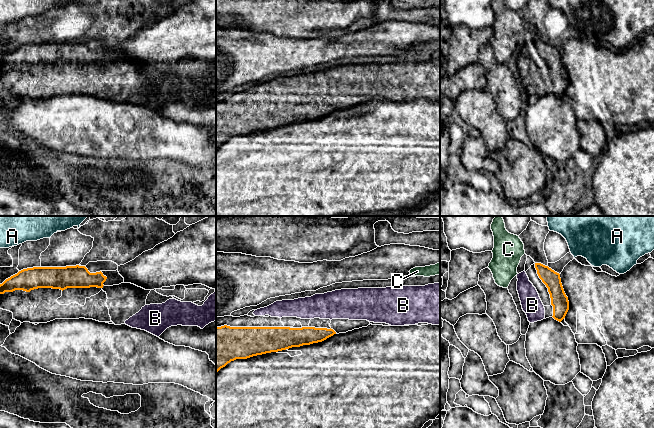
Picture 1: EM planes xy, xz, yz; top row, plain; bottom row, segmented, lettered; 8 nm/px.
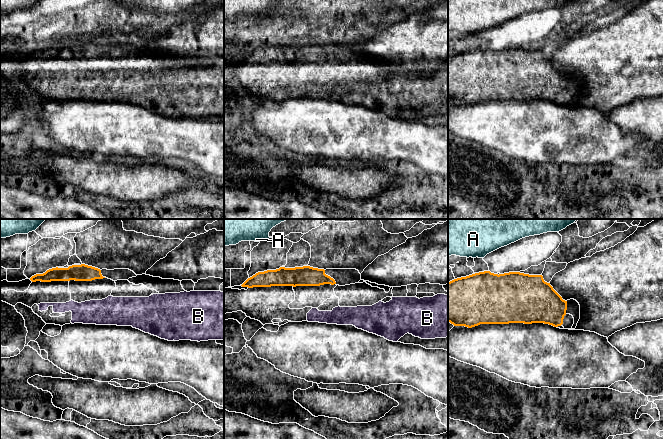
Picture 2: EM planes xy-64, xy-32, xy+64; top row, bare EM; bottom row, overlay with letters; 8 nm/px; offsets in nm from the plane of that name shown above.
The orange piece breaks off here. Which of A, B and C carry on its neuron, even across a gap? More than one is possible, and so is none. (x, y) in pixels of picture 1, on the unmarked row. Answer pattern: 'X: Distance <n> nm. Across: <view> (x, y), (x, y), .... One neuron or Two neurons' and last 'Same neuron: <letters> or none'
A: Distance 180 nm. Across: yz (558, 49), (574, 33). Two neurons
B: Distance 60 nm. Across: yz (552, 92), (544, 92). One neuron
C: Distance 120 nm. Across: yz (535, 39), (524, 29). Two neurons
Same neuron: B

